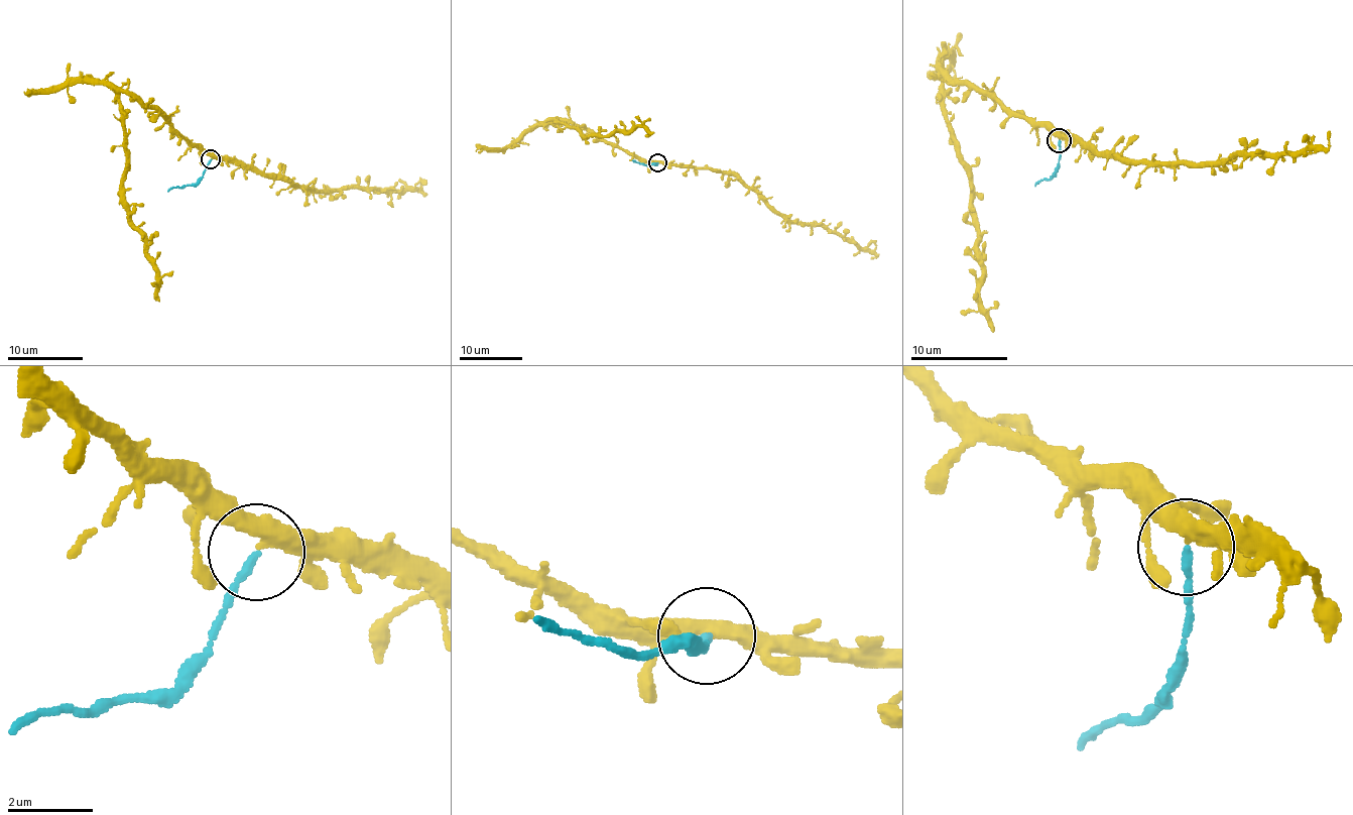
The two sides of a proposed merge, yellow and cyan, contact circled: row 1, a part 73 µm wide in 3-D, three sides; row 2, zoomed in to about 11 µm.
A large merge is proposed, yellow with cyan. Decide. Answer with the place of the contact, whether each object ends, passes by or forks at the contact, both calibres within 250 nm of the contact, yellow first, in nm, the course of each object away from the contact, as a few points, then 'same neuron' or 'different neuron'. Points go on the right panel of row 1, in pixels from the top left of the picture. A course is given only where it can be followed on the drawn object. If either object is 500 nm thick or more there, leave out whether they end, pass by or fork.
place (1059, 140); yellow passes by; cyan ends; calibres 360 and 170 nm; course yellow (1059, 139), (973, 85), (940, 71), (943, 117), (972, 188), (982, 278), (980, 312), (992, 331); course cyan (1059, 139), (1061, 156), (1055, 175), (1034, 187); different neuron

